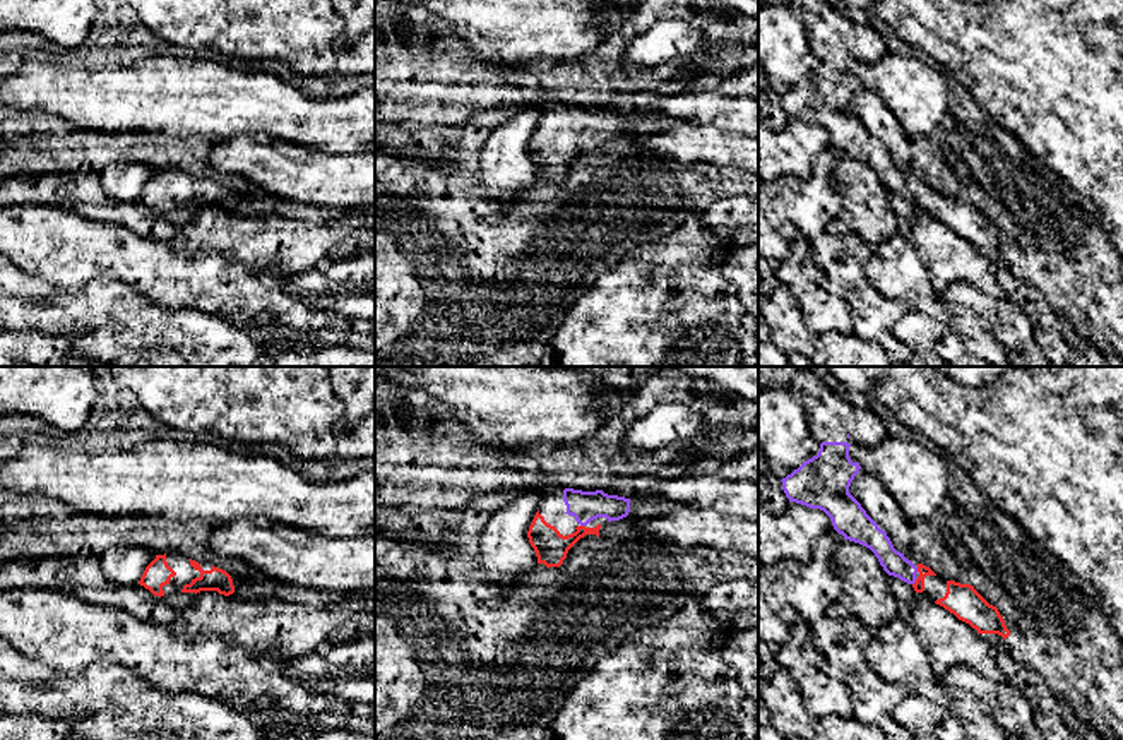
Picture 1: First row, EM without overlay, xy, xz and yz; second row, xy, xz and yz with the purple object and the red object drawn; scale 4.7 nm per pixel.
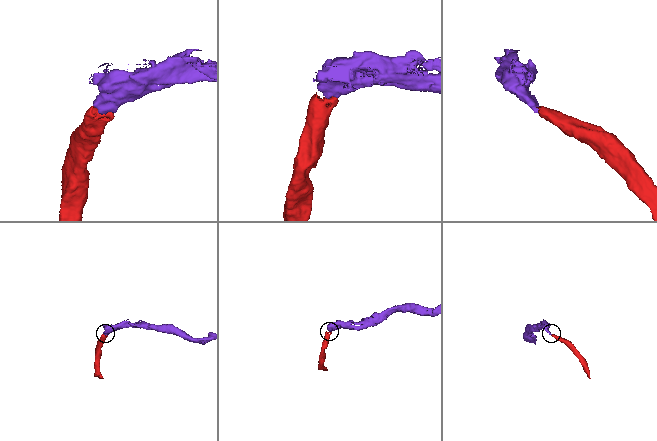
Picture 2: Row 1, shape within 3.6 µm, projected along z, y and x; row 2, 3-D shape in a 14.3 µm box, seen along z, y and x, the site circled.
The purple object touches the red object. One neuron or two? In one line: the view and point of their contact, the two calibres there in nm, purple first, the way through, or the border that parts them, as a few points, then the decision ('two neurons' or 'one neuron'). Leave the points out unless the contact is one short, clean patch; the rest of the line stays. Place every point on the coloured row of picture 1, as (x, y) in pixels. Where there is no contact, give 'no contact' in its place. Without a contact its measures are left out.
meets purple in yz at (915, 581); 120 nm thick on the purple side, 50 nm on the other; one neuron

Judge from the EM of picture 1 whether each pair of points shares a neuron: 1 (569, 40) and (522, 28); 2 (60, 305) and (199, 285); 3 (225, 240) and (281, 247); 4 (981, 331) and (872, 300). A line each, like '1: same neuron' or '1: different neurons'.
1: same neuron
2: different neurons
3: same neuron
4: different neurons

